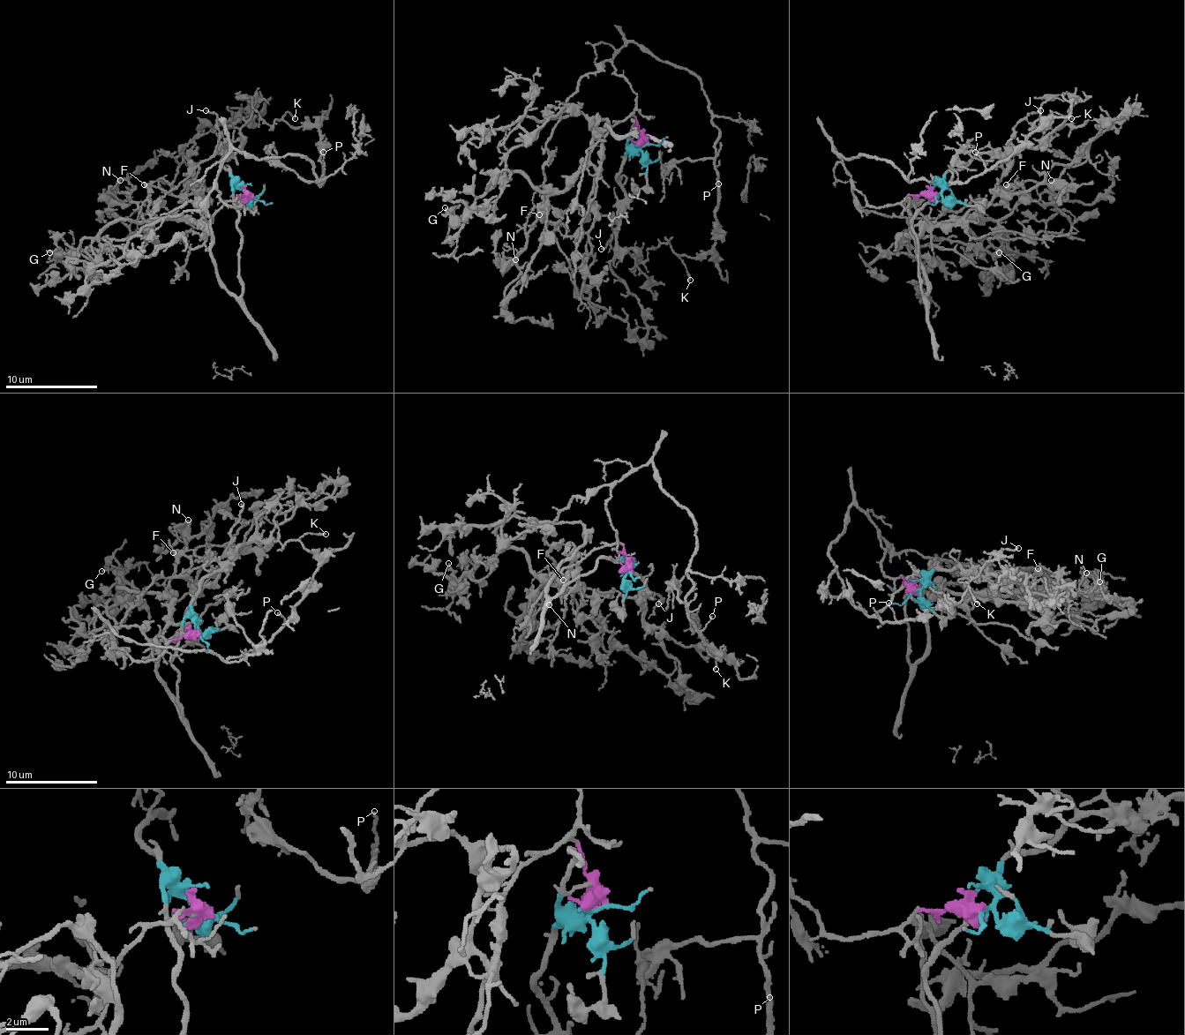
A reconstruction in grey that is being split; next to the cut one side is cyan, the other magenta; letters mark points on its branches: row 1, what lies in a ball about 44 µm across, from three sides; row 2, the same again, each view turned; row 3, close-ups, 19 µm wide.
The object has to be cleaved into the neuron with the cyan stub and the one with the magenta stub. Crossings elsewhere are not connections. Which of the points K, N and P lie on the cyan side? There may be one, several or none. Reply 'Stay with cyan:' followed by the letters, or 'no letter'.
Stay with cyan: N

